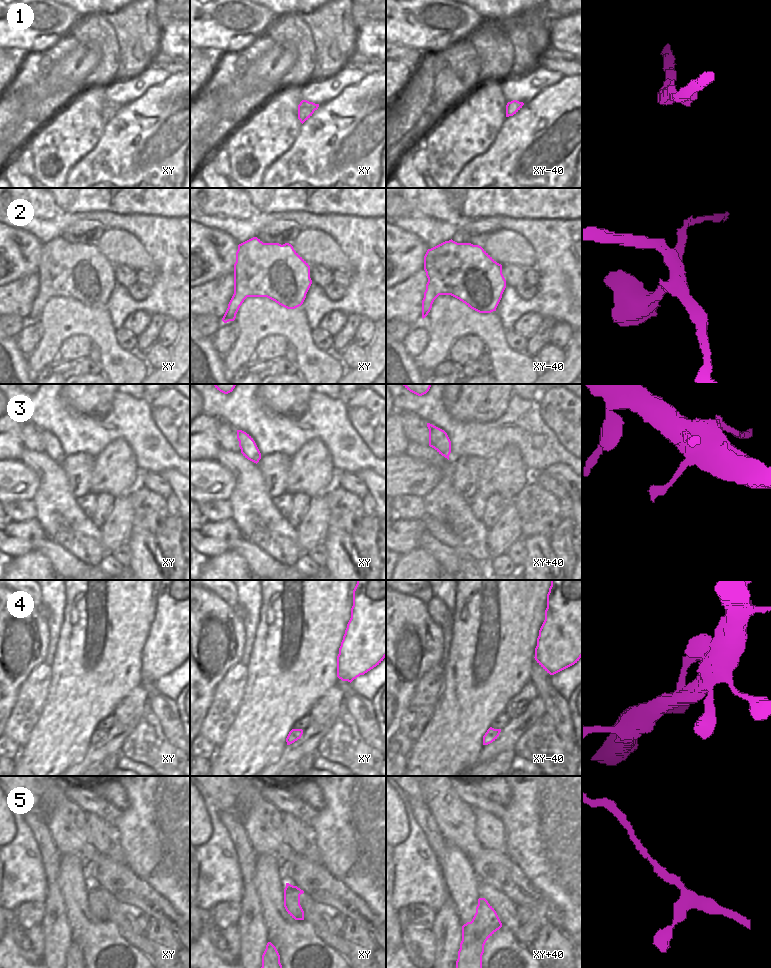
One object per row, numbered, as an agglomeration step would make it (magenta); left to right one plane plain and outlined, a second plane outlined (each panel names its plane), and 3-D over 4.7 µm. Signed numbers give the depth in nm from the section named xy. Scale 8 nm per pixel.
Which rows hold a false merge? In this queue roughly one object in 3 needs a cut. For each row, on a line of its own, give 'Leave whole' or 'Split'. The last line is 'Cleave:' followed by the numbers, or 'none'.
1: Leave whole
2: Leave whole
3: Leave whole
4: Leave whole
5: Leave whole
Cleave: none.

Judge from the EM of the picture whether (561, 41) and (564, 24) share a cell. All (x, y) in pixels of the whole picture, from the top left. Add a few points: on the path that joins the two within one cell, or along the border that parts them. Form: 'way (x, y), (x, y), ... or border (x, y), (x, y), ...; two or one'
way (564, 37), (564, 28); one

